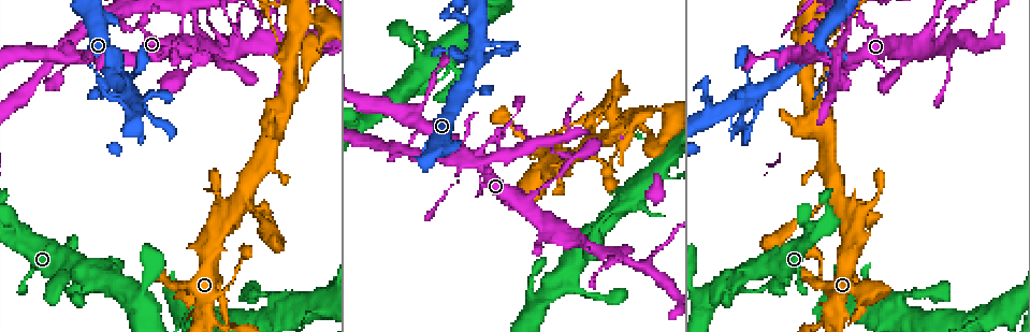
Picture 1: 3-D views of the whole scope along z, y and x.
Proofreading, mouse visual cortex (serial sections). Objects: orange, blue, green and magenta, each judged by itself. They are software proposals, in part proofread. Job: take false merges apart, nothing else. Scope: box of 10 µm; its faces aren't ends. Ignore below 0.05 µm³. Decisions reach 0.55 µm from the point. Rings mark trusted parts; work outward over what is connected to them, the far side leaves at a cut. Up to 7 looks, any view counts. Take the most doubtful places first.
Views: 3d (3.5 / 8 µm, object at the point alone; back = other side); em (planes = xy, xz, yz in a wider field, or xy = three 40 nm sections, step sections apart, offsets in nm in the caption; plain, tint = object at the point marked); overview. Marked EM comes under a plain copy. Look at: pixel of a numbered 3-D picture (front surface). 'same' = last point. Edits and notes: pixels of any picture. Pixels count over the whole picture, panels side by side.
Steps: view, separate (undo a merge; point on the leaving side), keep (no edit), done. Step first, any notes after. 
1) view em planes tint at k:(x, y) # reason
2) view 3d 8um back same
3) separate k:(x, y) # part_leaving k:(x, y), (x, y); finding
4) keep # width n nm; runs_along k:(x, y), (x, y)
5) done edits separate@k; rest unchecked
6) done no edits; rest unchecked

view 3d 3.5um at 1:(62, 69) # abrupt turn

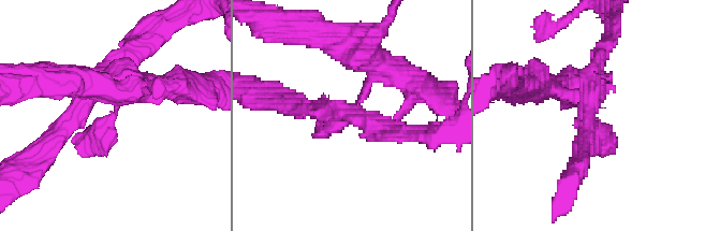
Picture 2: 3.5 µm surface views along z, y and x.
view em xy step 1 tint at 2:(110, 116)

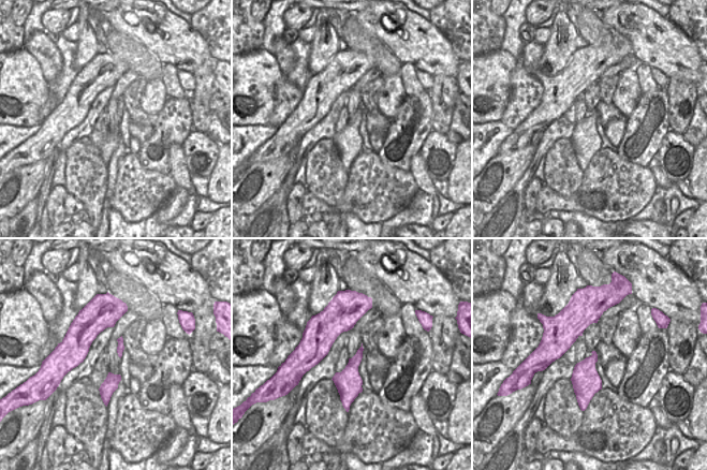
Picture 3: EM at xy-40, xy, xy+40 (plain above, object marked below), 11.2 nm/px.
keep # runs_along 2:(387, 71), (373, 73), (354, 110), (311, 134); continuous, no second cell

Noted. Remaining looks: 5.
view 3d 3.5um at 1:(470, 65) # four arms meet

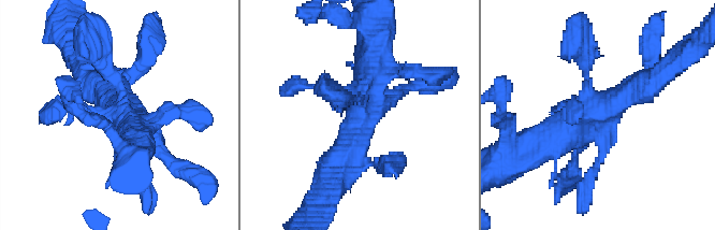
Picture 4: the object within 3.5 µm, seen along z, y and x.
view em planes tint at 4:(600, 109) # shape alone is not enough

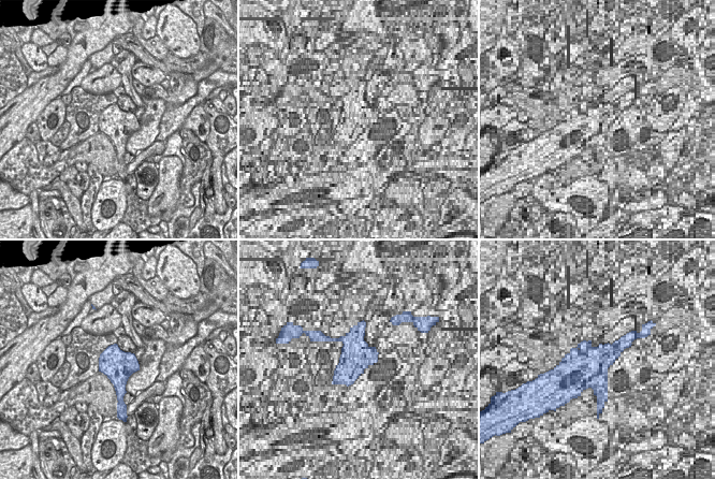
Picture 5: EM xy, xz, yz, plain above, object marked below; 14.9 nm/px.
keep # all the same cell

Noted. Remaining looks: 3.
view 3d 3.5um at 1:(605, 267) # abrupt turn

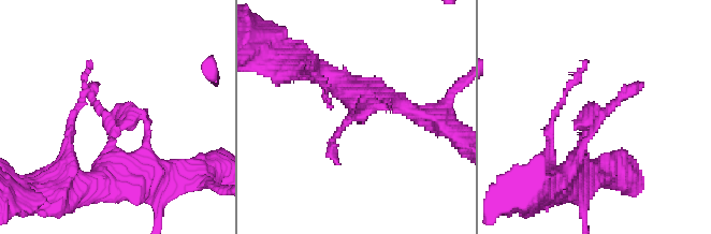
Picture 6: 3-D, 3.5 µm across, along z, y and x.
view em xy step 2 tint at 6:(111, 128) # need the tissue

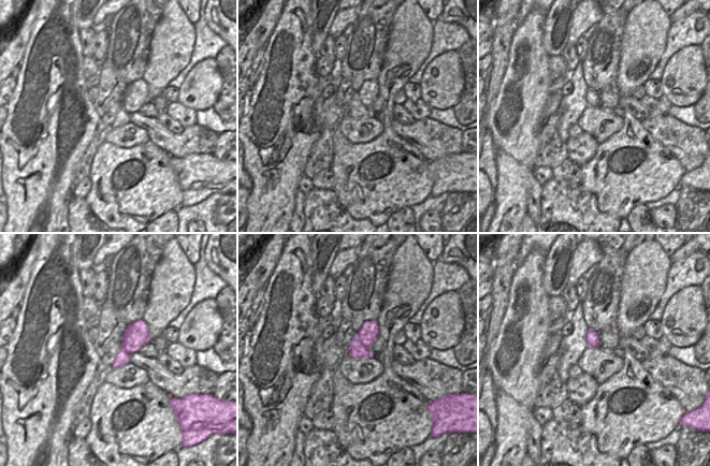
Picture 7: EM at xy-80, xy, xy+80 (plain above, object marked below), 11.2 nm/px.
keep # runs_along 6:(97, 183), (113, 127), (146, 113); one cell here

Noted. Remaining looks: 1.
done no edits; rest unchecked

